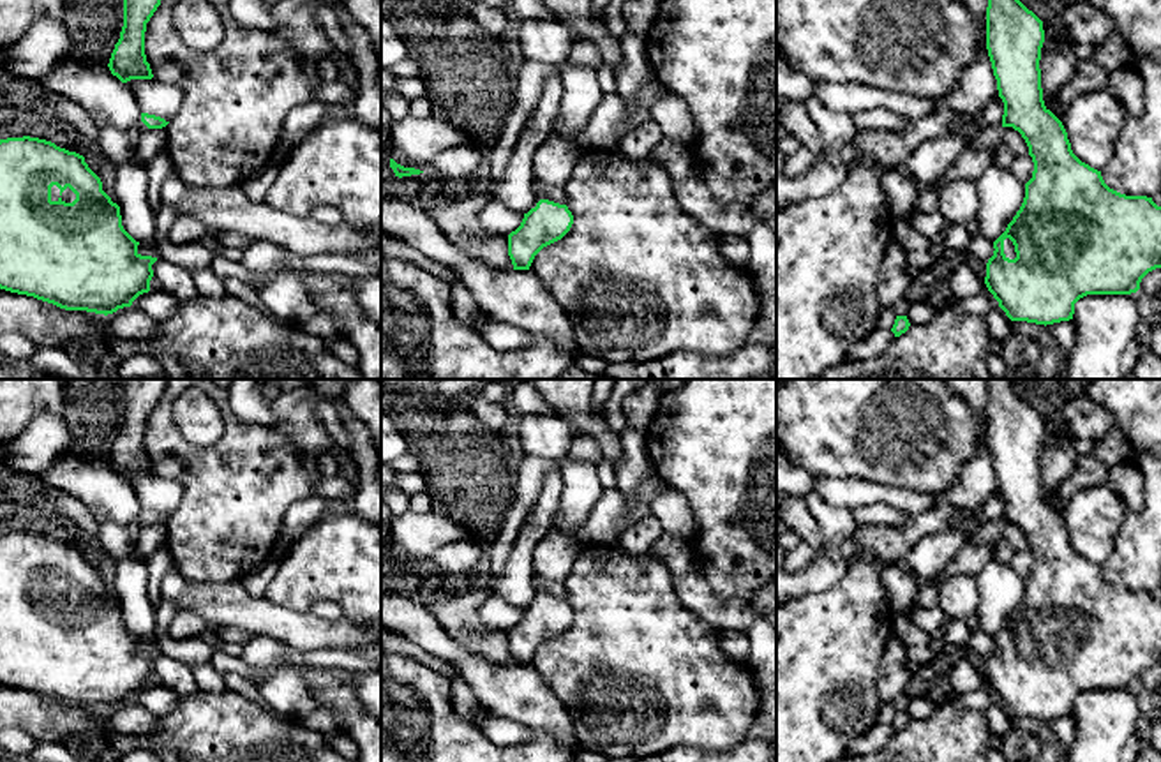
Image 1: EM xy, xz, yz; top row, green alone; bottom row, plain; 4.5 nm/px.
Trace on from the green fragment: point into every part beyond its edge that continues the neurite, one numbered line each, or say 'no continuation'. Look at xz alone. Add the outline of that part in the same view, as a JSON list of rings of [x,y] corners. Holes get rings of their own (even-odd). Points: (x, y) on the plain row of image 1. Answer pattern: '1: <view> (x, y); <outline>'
1: xz (554, 554); [[[551,529],[533,550],[533,587],[543,594],[551,582],[565,582],[582,543],[573,536]]]

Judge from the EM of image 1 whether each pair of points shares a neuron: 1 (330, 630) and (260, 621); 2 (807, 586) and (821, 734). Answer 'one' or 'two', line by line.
1: one
2: two

